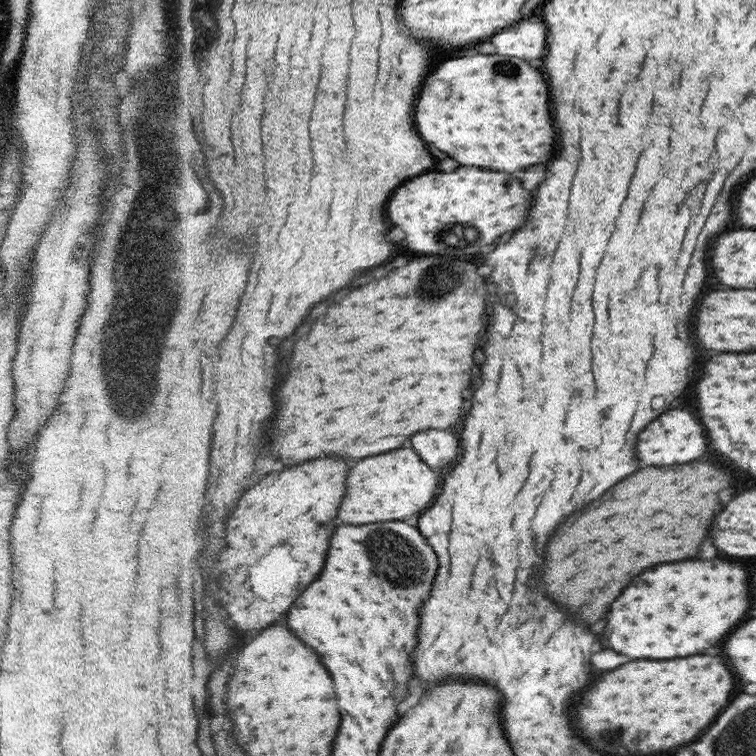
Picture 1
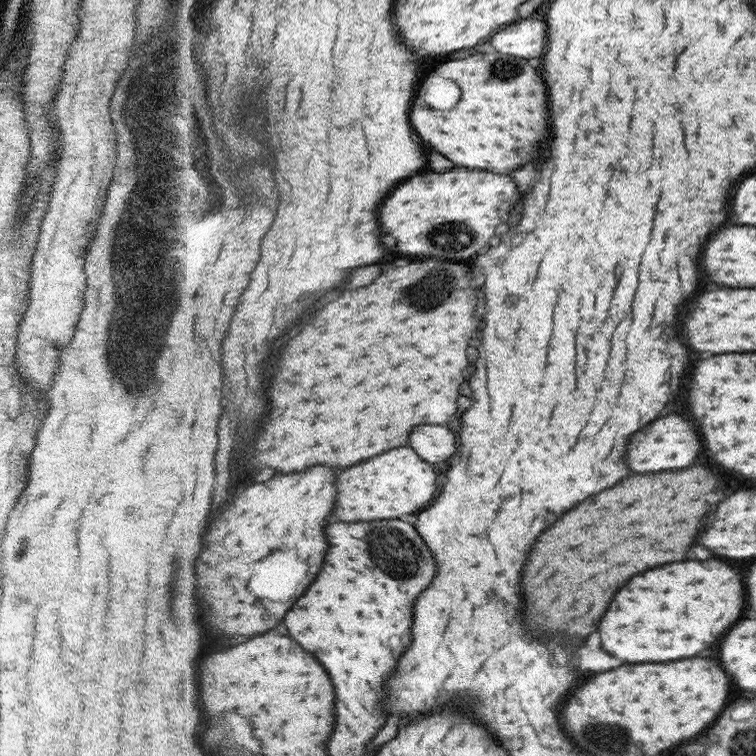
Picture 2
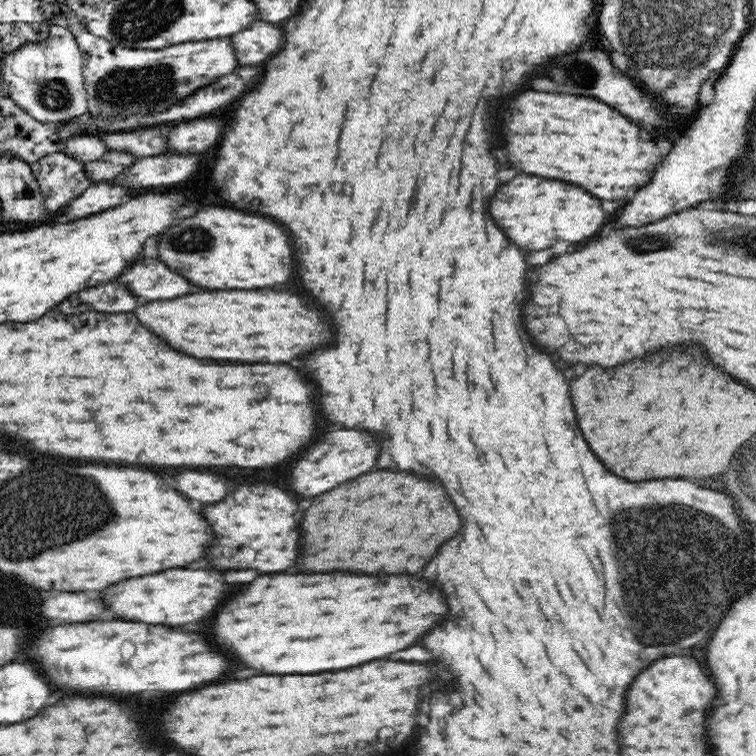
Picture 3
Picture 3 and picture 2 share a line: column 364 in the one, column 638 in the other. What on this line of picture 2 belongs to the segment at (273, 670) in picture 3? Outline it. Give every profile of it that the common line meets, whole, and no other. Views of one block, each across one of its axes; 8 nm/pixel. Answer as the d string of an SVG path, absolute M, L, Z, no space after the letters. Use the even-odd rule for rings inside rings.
M688 560L664 564L634 576L610 604L598 628L602 648L624 664L670 662L696 656L718 642L730 626L740 620L744 608L744 586L738 568L720 560Z

